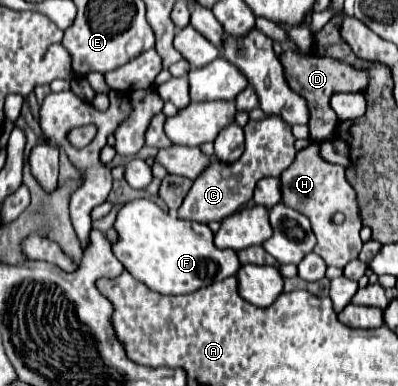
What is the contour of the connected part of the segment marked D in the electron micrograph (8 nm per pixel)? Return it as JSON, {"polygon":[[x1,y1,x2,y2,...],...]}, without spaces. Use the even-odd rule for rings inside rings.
{"polygon":[[284,51,280,61,284,65,284,75,286,75,288,85,308,101,310,139,312,141,330,141,338,127,338,117,330,107,330,97,334,93,342,93,342,91,364,91,364,87,368,85,368,73,354,69,352,65,332,59,332,57,312,55,312,59,304,59,304,57,296,55,294,51]]}

